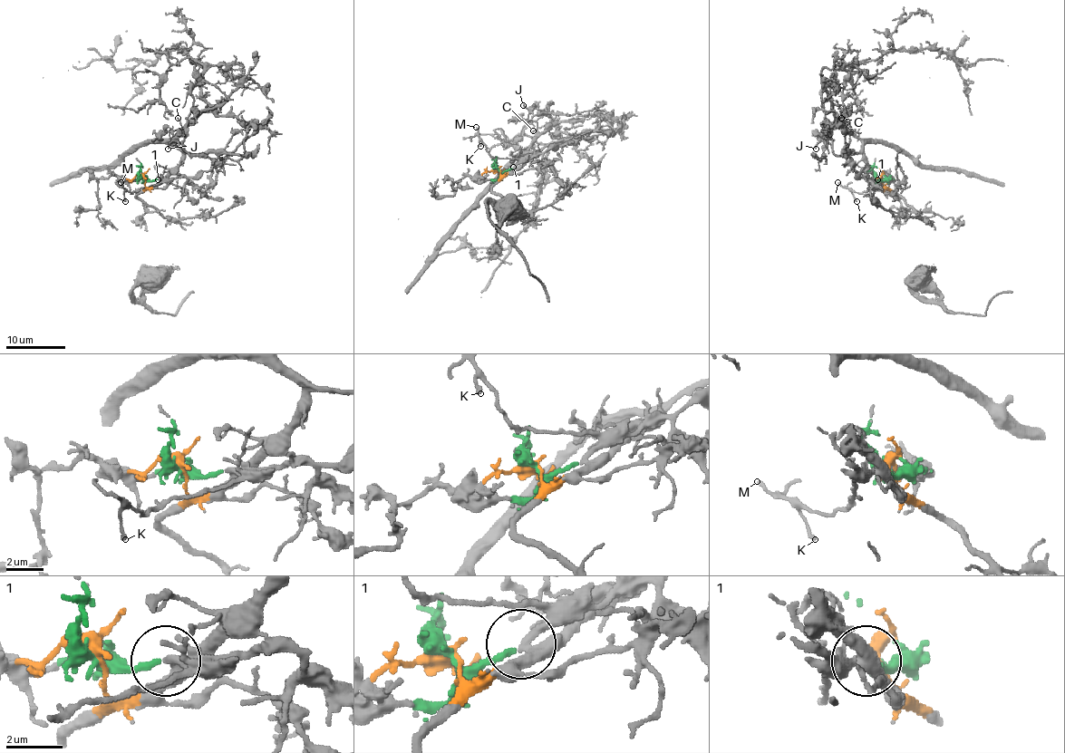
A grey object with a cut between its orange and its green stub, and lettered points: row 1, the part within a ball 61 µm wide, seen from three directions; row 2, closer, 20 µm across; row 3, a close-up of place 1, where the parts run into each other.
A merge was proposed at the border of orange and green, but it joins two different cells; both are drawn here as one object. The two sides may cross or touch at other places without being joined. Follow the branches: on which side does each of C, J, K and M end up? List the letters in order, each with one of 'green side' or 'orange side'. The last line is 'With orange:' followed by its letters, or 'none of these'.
C: orange side
J: orange side
K: green side
M: green side
With orange: C, J

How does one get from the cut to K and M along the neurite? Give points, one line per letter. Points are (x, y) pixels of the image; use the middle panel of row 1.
K: (497, 168), (508, 171), (519, 161), (515, 158), (494, 158), (479, 141), (480, 146)
M: (497, 168), (508, 171), (519, 161), (515, 158), (494, 158), (487, 150), (476, 127)

